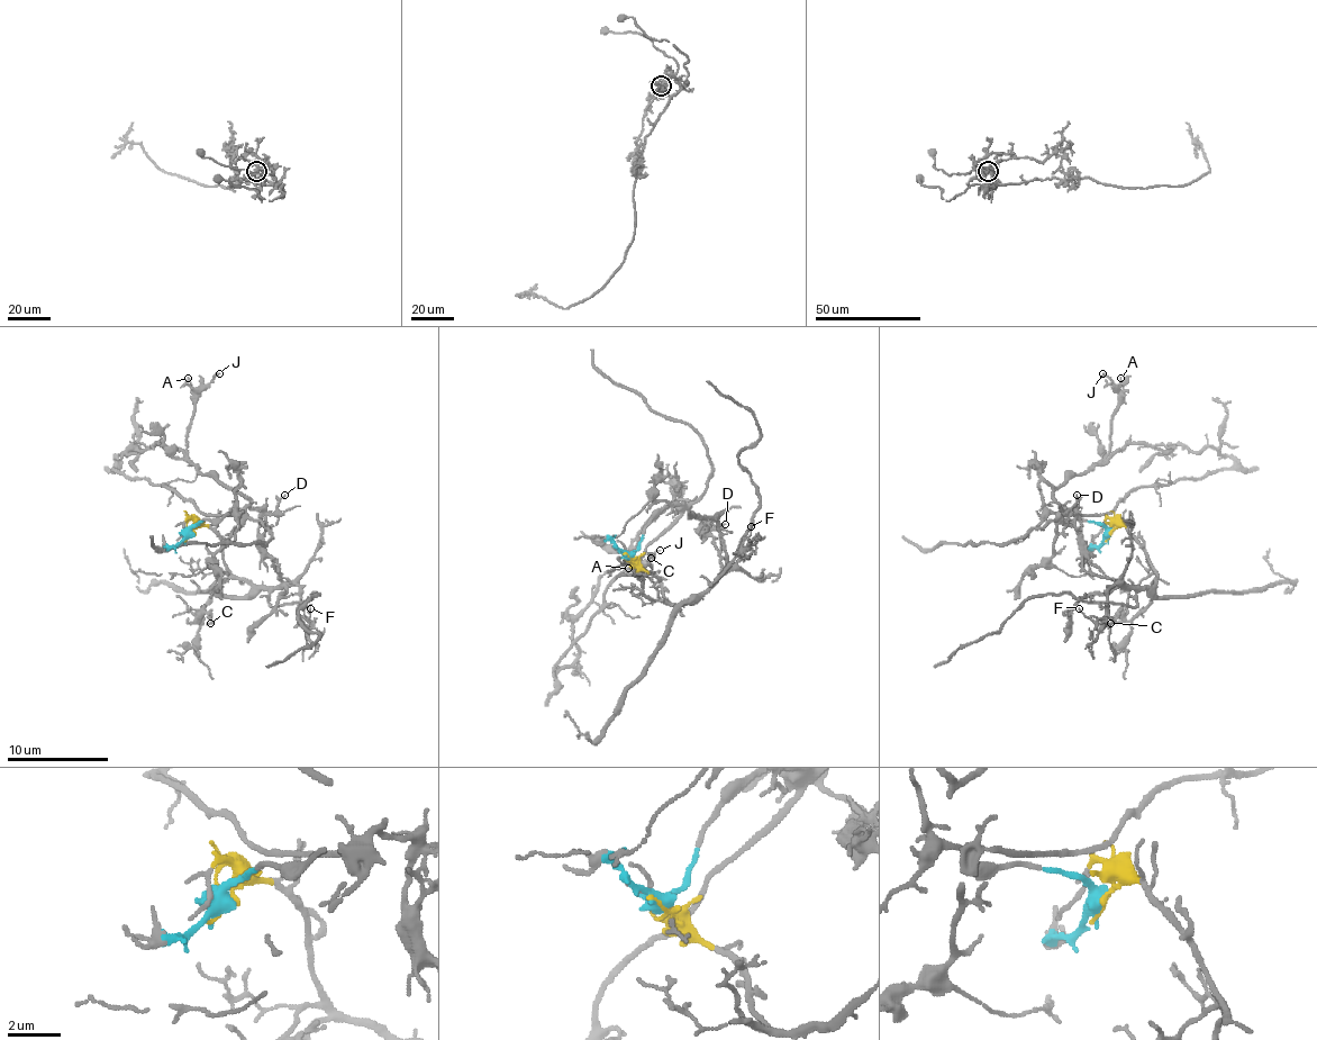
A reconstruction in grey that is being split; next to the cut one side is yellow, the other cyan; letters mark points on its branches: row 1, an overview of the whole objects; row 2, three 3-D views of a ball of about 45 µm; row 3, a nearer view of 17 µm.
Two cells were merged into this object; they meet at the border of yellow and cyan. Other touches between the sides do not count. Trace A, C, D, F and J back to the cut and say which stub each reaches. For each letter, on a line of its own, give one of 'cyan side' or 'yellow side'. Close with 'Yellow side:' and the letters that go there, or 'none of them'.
A: cyan side
C: yellow side
D: cyan side
F: yellow side
J: cyan side
Yellow side: C, F

